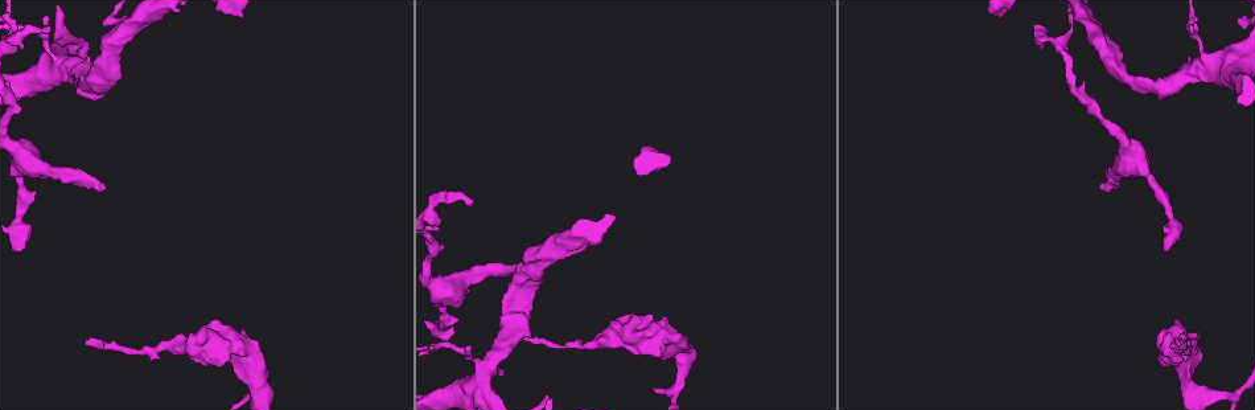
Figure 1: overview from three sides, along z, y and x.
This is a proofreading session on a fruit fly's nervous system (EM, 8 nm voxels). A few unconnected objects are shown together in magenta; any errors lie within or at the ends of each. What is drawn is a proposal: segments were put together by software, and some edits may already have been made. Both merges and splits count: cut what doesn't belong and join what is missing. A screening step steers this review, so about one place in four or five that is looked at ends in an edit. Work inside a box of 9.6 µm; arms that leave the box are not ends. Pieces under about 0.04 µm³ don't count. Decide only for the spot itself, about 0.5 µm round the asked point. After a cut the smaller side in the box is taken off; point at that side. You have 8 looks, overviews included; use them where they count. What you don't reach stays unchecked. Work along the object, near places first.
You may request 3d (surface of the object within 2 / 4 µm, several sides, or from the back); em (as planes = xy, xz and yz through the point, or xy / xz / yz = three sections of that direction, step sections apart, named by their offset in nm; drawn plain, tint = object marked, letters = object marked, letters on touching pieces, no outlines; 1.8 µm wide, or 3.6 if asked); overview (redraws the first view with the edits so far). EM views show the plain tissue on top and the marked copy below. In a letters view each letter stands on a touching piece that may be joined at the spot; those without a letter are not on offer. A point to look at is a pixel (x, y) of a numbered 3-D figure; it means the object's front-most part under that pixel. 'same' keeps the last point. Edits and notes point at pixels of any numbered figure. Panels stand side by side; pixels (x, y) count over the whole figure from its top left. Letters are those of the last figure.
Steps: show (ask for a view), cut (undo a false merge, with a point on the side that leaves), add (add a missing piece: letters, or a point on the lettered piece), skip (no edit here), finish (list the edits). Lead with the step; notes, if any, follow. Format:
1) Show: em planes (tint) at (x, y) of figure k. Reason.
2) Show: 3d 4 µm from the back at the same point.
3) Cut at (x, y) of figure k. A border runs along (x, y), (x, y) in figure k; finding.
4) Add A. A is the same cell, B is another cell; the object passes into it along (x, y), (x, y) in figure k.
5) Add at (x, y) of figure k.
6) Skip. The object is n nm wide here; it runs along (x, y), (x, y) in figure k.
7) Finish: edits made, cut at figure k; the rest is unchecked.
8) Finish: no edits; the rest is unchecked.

Show: 3d 4 µm at (1048, 29) of figure 1. Branch stops here.

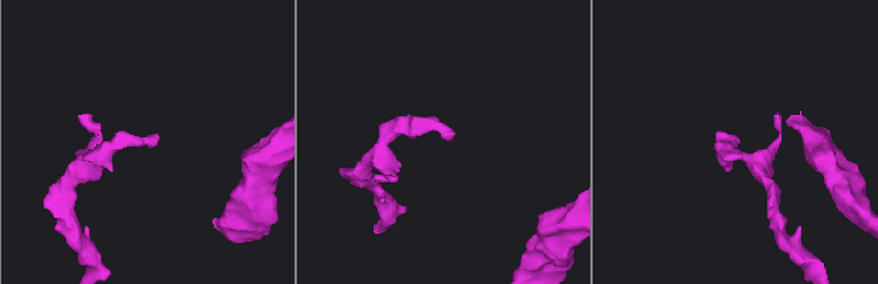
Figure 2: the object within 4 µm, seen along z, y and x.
Show: em xy step 8 (tint) at (738, 137) of figure 2. Need the tissue.

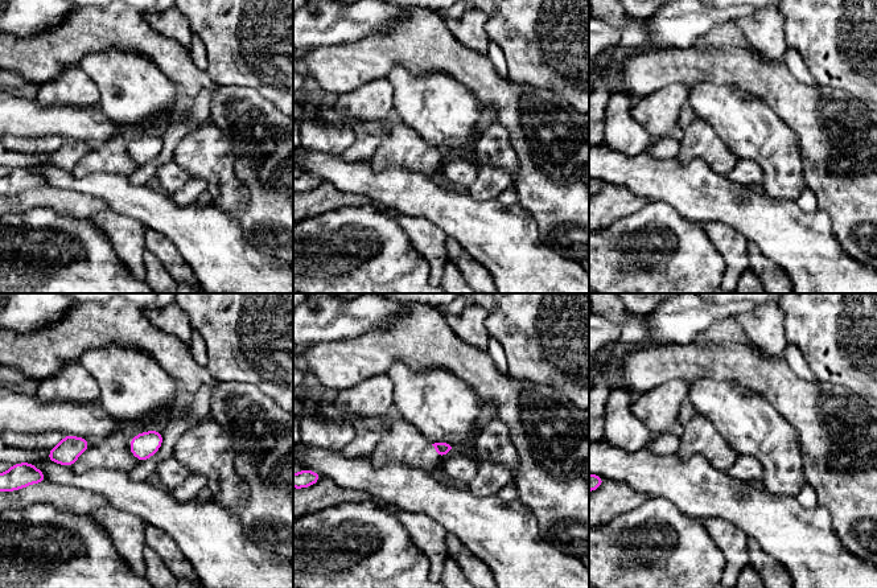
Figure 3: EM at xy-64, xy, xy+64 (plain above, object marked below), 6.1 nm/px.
Show: em planes (letters) at the same point.

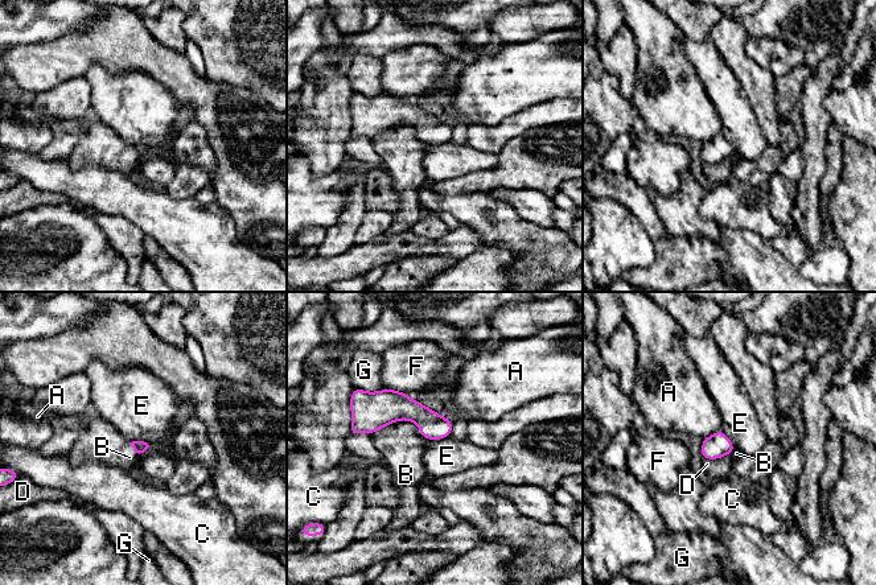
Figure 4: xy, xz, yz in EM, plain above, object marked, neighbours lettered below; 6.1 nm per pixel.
Skip. A, B, C, D, E, F and G are other cells; a border runs along (448, 436), (424, 439) in figure 4; no lettered piece goes on from it.

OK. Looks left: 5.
Show: em planes (letters) at (17, 250) of figure 1. Free end.

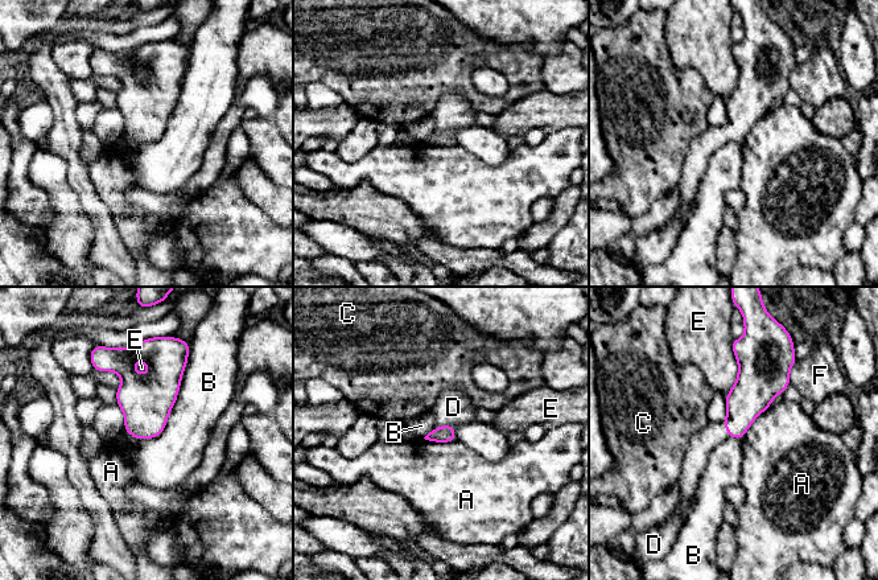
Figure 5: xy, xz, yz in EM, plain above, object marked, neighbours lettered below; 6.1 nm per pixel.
Add D. D is the same cell, A, B, C, E and F are other cells; the object passes into it along (442, 434), (446, 426), (453, 407) in figure 5; the neuron continues.

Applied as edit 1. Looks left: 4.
Show: 3d 4 µm at (87, 342) of figure 1. Tapers out.

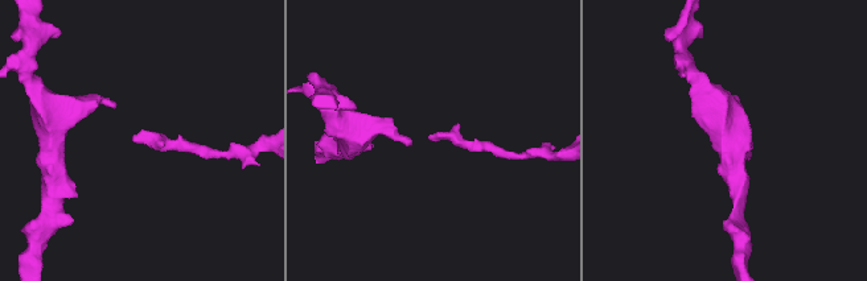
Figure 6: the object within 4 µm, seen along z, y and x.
Show: em 3.6 µm yz step 8 (tint) at (430, 136) of figure 6. Now the EM.

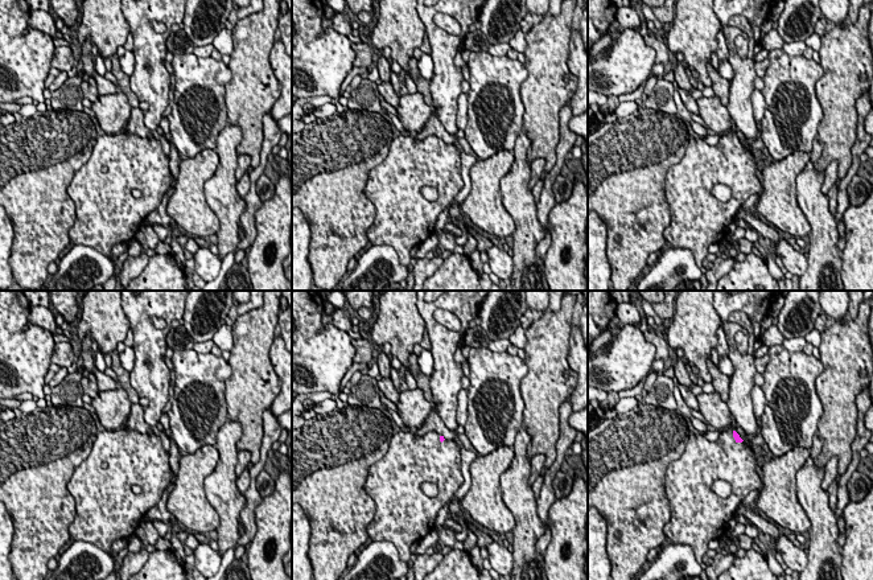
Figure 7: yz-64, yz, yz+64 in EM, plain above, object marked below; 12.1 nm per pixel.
Show: em 3.6 µm planes (letters) at the same point. Cut it another way.

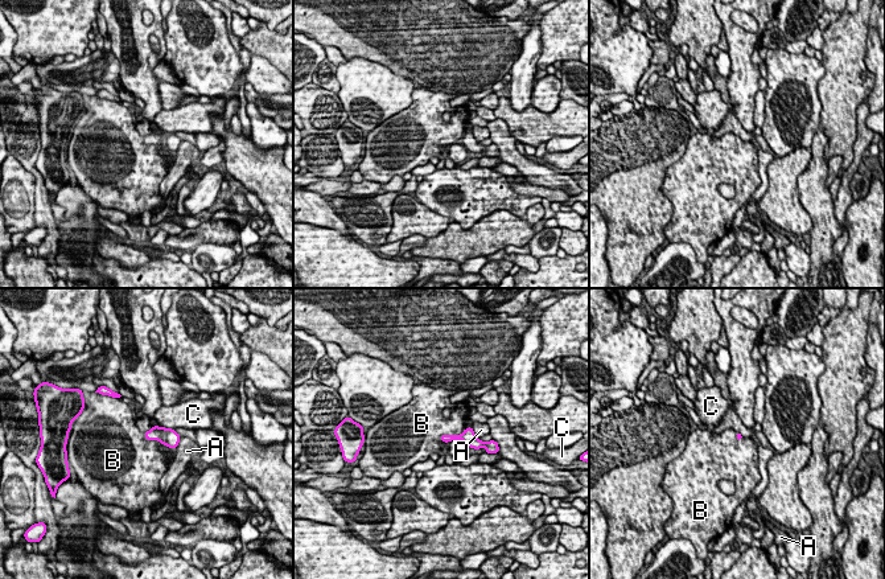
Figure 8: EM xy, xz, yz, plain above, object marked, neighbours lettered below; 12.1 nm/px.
Skip. A, B and C are other cells; a border runs along (465, 428), (439, 438) in figure 8; none of them fits.

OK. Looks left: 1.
Finish: edits made, add at figure 5; the rest is unchecked.

